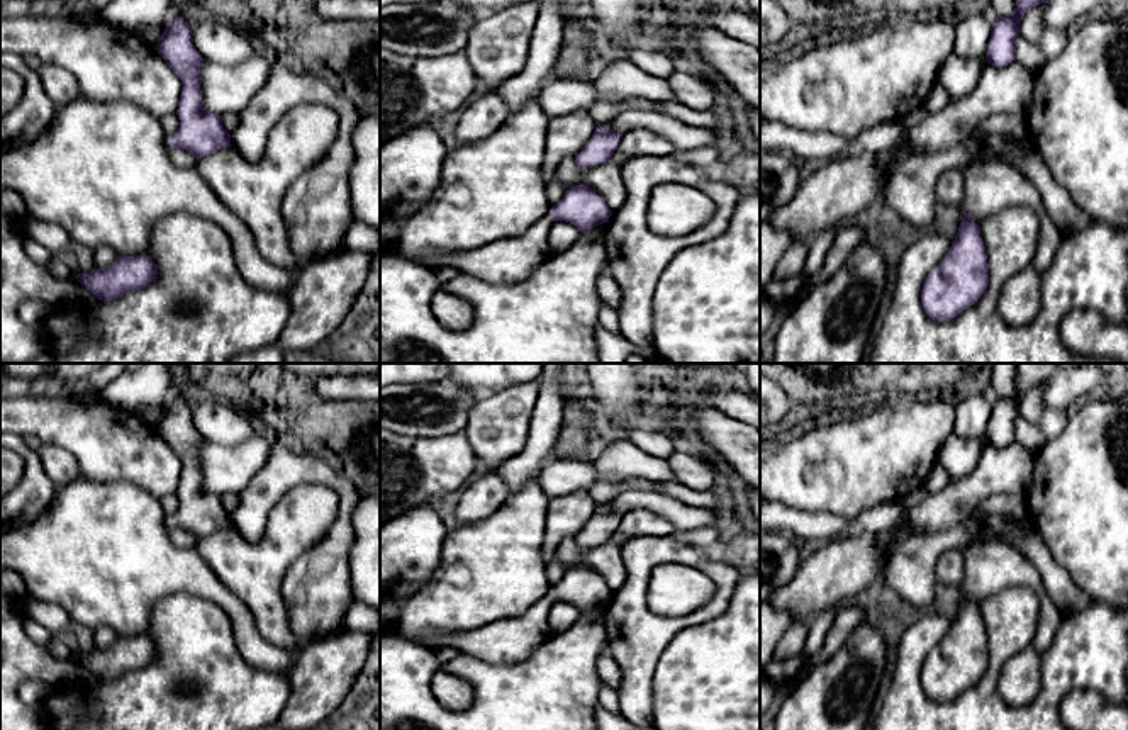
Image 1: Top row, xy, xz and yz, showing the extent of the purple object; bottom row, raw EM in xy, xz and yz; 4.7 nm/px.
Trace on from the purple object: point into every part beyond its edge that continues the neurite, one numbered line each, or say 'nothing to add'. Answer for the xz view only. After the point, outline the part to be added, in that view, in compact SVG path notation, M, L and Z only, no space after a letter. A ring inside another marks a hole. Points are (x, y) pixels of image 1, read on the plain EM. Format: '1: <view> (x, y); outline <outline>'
1: xz (513, 640); outline M548 596L521 618L490 623L475 632L434 635L424 643L434 650L448 647L490 664L524 662L550 637L551 603Z

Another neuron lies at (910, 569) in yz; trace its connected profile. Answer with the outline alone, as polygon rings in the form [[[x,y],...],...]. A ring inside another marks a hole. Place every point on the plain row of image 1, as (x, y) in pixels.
[[[994,494],[982,501],[975,511],[1006,518],[1008,528],[1004,531],[986,531],[975,518],[969,516],[933,535],[892,542],[880,581],[924,613],[931,609],[936,598],[936,562],[940,555],[947,550],[962,550],[975,542],[986,542],[996,535],[1019,550],[1038,569],[1045,589],[1062,616],[1077,615],[1094,603],[1053,559],[1040,533],[1026,526],[1030,518],[1026,496]]]

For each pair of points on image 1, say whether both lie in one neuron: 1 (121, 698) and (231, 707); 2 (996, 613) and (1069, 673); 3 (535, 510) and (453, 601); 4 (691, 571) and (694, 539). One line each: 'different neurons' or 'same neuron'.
1: same neuron
2: same neuron
3: same neuron
4: different neurons

